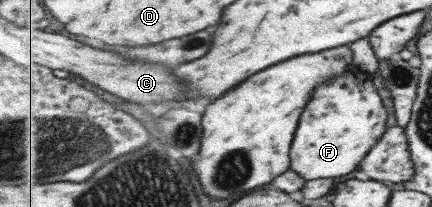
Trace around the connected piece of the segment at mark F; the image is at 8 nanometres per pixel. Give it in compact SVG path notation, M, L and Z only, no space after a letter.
M352 65L315 89L291 146L292 170L308 181L346 176L371 154L389 129L390 118L388 108L372 82L373 78L371 72Z

